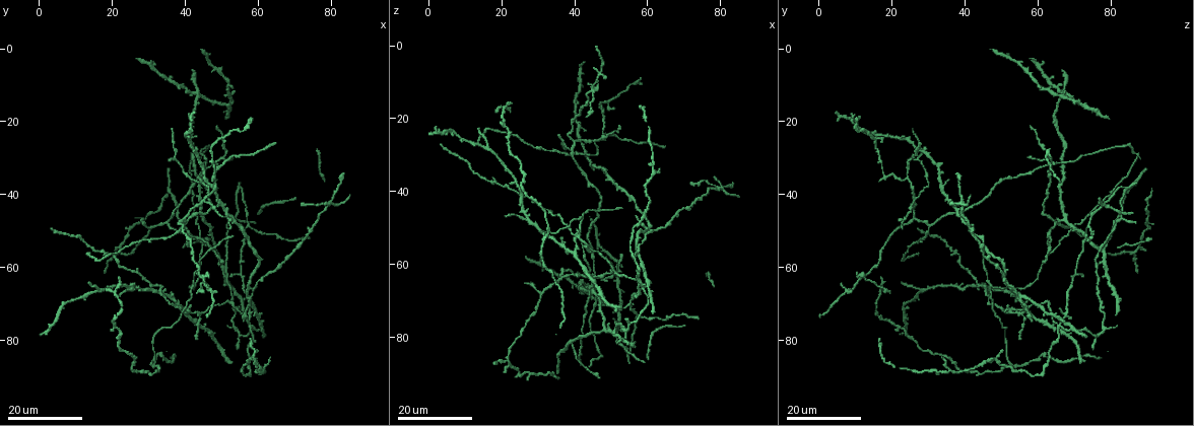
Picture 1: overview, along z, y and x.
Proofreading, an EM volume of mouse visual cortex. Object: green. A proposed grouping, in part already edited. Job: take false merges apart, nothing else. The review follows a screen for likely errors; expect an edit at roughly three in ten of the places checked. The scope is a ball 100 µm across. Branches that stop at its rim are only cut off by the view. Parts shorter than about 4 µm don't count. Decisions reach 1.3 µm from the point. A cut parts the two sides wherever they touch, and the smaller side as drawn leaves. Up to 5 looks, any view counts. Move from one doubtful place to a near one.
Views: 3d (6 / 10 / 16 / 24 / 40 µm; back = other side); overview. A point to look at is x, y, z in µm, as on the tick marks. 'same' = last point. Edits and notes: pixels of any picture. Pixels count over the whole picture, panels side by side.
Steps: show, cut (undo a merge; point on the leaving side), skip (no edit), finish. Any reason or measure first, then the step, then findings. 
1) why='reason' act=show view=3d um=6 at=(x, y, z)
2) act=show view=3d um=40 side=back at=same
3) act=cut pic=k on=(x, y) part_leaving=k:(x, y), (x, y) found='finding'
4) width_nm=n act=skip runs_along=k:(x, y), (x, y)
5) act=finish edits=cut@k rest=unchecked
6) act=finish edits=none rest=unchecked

why='four arms meet' act=show view=3d um=16 at=(40.0, 72.0, 53.0)

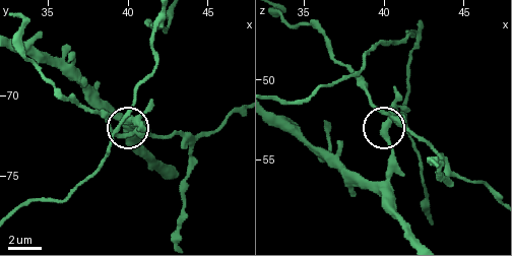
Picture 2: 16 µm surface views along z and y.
act=show view=3d um=10 at=same

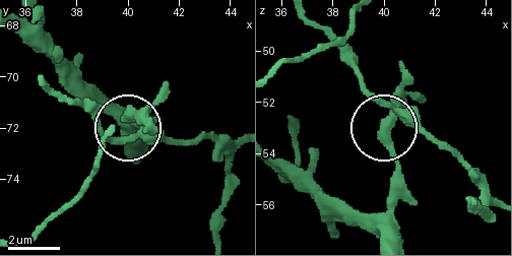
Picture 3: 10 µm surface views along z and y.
width_nm=400 act=skip found='all the same cell'

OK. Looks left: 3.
why='a fork' act=show view=3d um=24 at=(32.5, 87.5, 52.5)

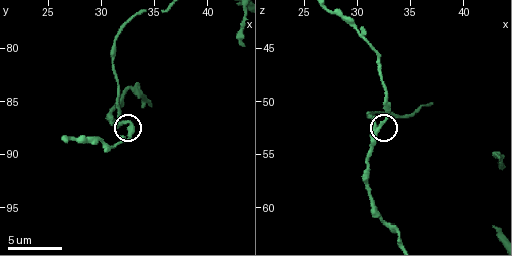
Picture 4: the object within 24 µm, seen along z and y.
act=show view=3d um=10 at=(32.0, 87.0, 52.8)

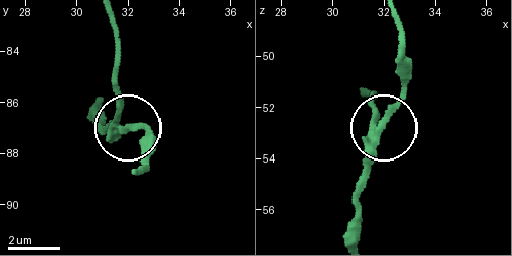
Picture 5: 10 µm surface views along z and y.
width_nm=220 act=cut pic=5 on=(116, 101) found='a second cell is stuck on'

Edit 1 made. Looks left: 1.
act=finish edits=cut@5 rest=unchecked

